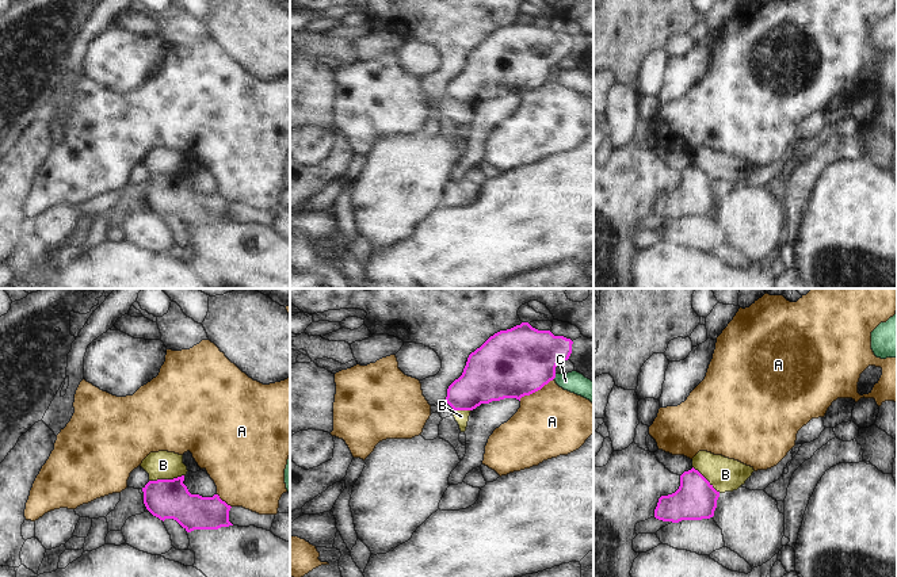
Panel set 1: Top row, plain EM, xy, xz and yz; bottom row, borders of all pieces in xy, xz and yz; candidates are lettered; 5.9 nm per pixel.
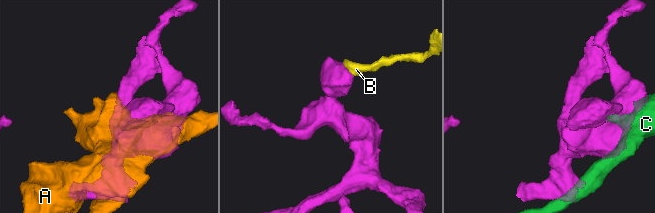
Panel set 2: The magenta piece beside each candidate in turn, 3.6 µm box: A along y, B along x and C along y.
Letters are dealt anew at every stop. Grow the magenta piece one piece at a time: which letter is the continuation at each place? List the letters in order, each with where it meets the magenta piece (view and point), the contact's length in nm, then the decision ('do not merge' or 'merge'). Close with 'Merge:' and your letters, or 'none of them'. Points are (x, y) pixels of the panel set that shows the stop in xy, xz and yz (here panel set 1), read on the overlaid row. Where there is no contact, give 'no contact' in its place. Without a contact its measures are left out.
A: contact xz (535, 390); length 240 nm; do not merge
B: contact xy (165, 480); length 220 nm; do not merge
C: contact xz (554, 377); length 40 nm; do not merge
Merge: none of them

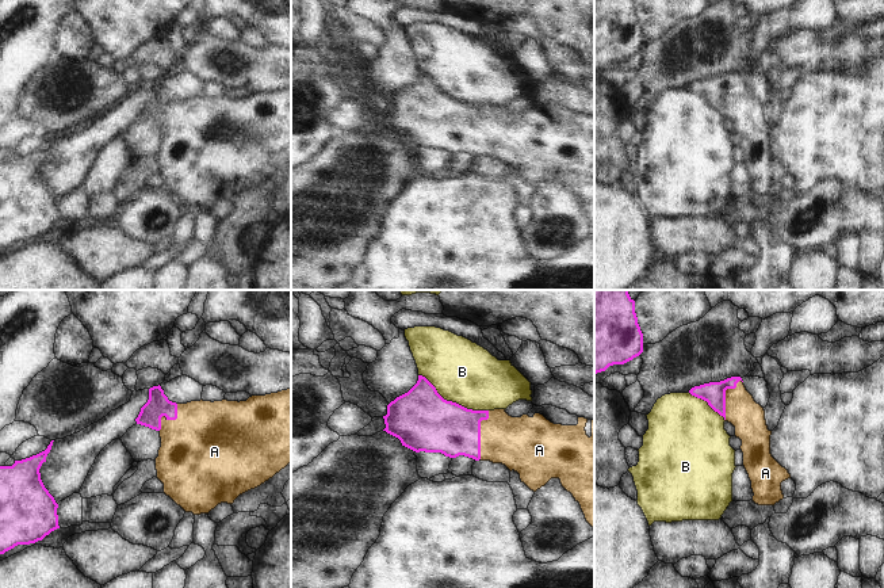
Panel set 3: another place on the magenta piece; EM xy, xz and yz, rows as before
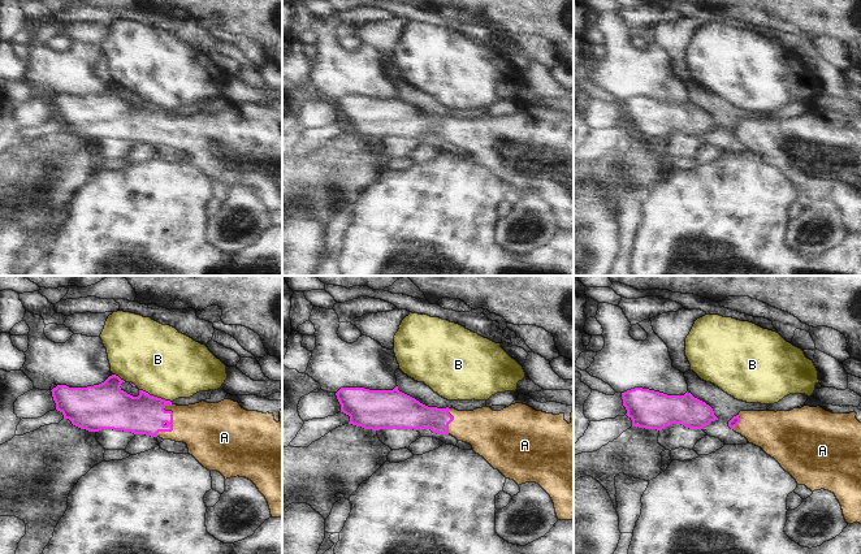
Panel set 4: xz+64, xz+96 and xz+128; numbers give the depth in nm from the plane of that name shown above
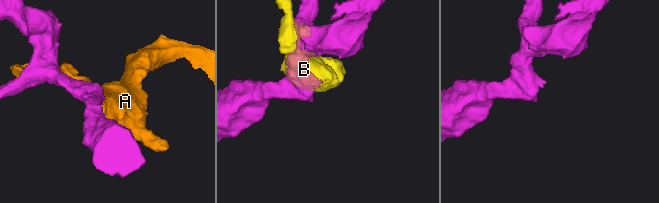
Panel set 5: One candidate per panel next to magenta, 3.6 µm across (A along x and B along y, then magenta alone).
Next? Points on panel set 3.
A: contact xz (479, 434); length 300 nm; merge
B: contact xz (451, 401); length 460 nm; do not merge
Merge: A

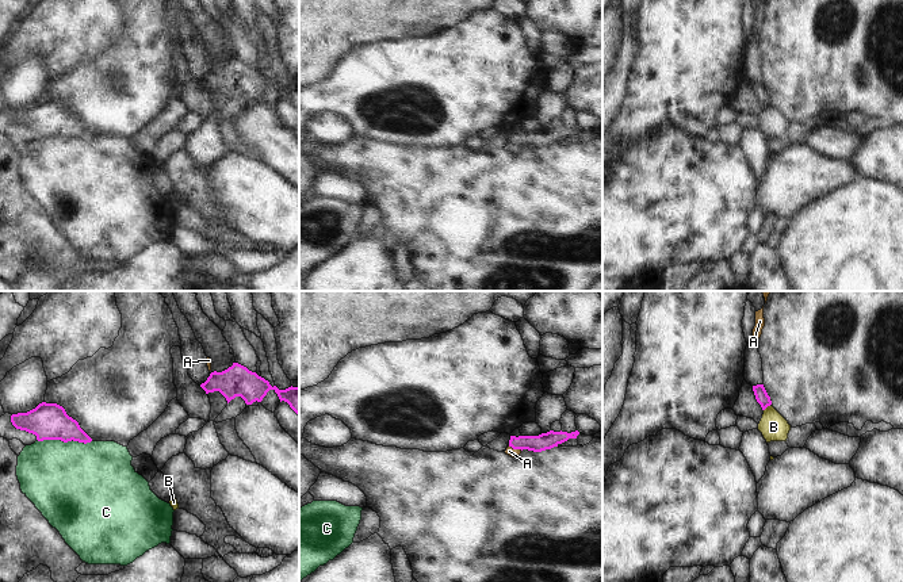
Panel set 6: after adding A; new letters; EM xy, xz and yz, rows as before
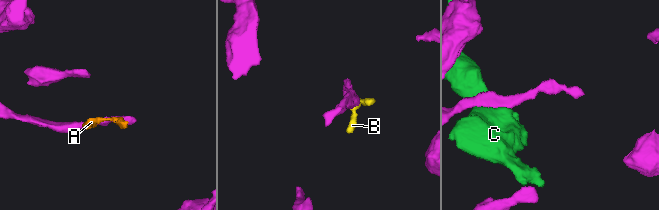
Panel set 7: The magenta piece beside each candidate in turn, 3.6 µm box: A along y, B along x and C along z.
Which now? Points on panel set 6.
A: contact xz (515, 448); length 90 nm; do not merge
B: contact yz (766, 406); length 60 nm; do not merge
C: contact xy (64, 441); length 320 nm; do not merge
Merge: none of them

